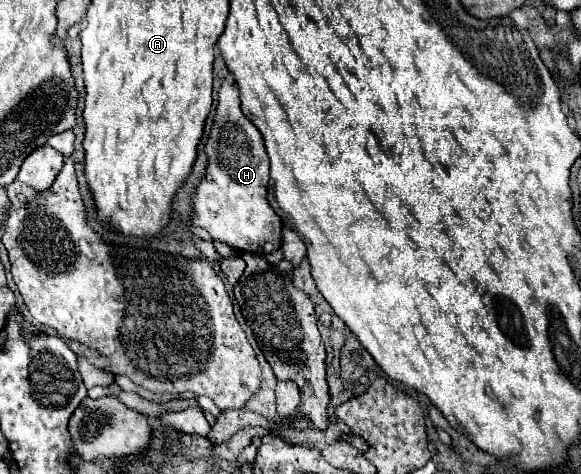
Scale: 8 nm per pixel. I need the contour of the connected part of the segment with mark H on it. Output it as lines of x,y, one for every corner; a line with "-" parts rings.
226,78
218,92
218,108
212,122
212,132
206,140
204,152
208,158
206,172
202,180
198,182
194,194
192,194
192,224
202,226
214,240
226,242
230,248
238,252
250,252
250,254
270,254
280,248
282,244
282,220
280,216
270,208
266,200
266,186
268,186
268,154
264,148
262,134
258,128
242,114
240,110
240,96
238,86
234,80

